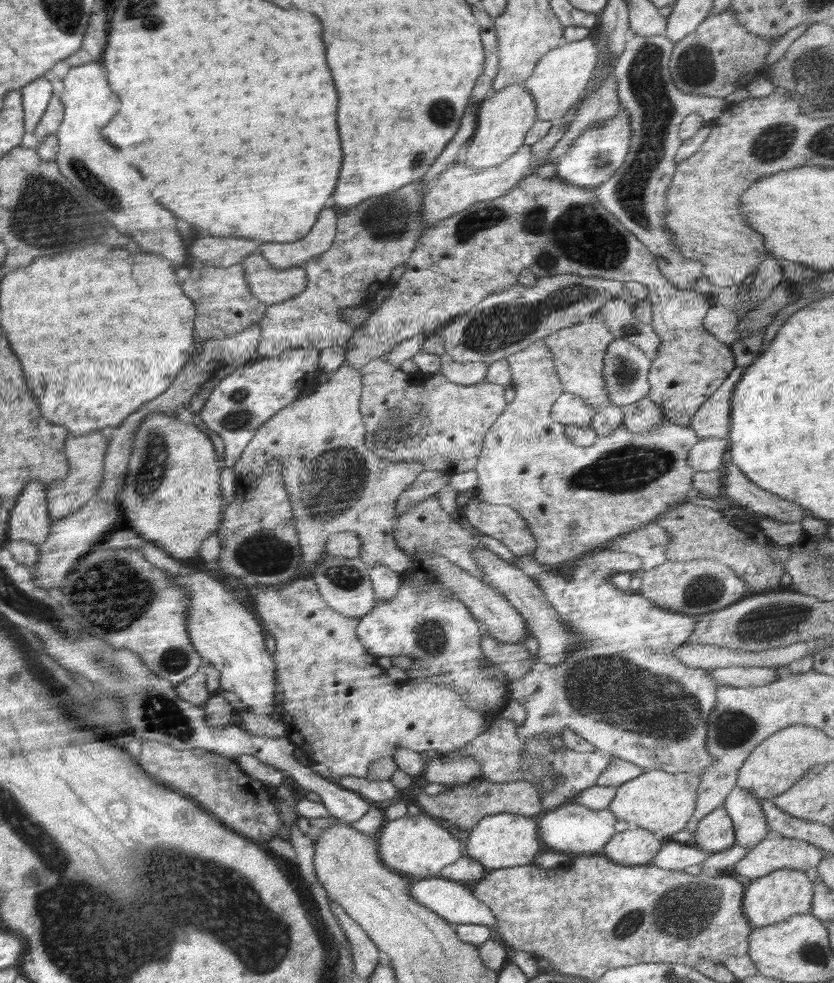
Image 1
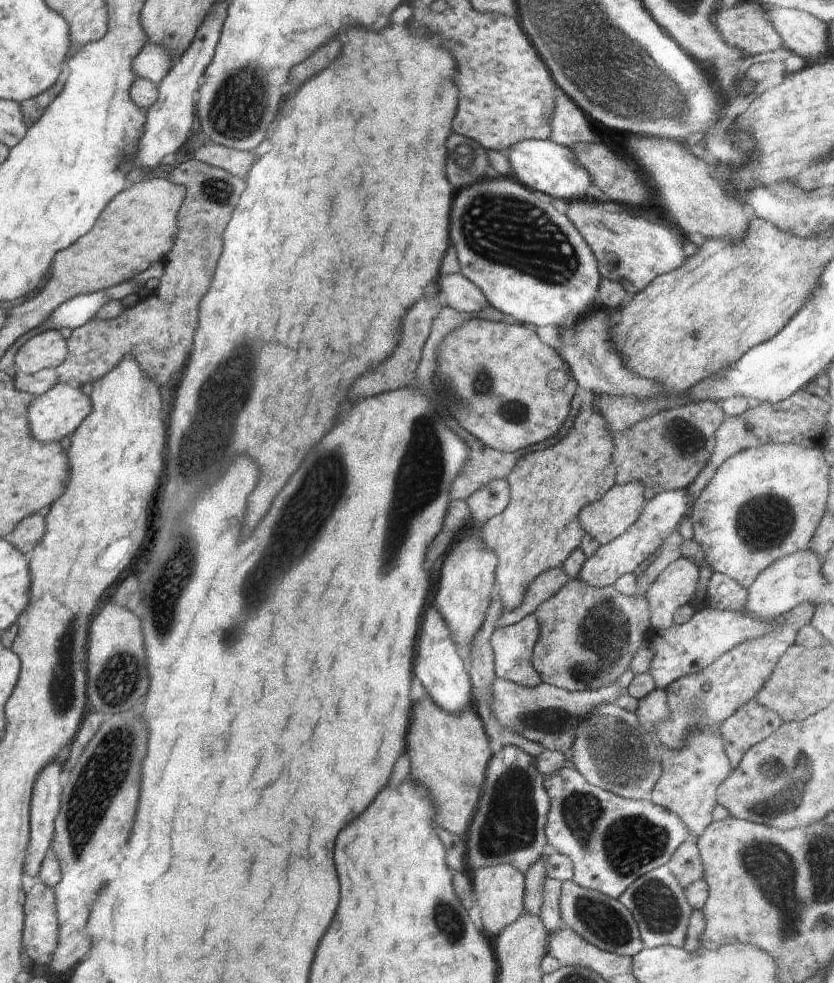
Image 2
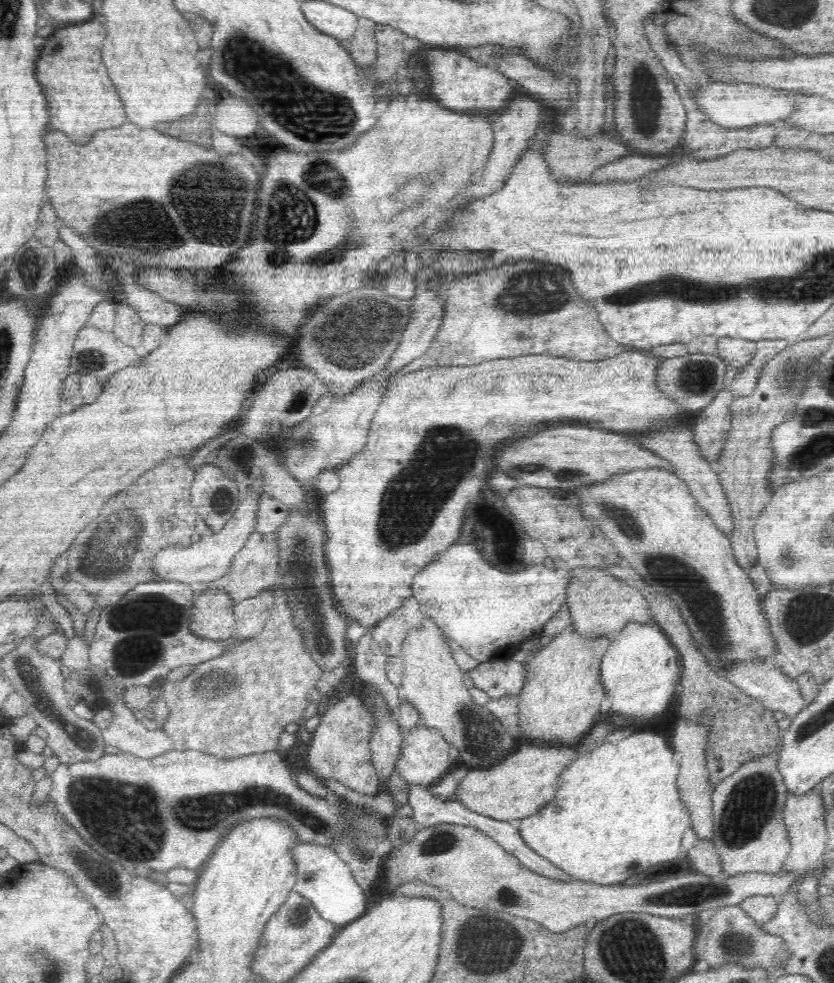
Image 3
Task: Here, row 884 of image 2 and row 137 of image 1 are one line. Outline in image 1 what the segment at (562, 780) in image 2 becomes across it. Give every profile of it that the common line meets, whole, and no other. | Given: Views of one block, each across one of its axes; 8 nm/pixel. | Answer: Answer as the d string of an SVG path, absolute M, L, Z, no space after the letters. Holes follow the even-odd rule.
M618 102L618 112L609 120L600 125L590 127L586 133L578 135L569 150L555 162L557 177L564 183L590 189L606 182L620 168L628 154L628 147L632 140L632 127L629 123L629 114L624 105Z

